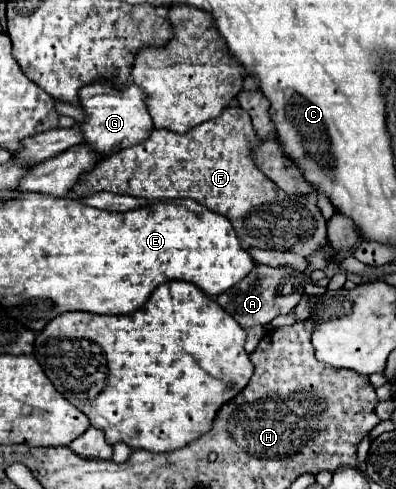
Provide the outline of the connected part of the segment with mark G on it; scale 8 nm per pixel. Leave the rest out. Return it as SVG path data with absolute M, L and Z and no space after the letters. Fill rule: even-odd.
M91 83L79 91L79 97L85 111L85 123L81 123L85 143L103 157L113 153L113 149L117 147L125 149L129 145L139 145L155 129L145 105L147 93L137 85L127 85L123 91L119 91L111 89L111 85L105 83Z

